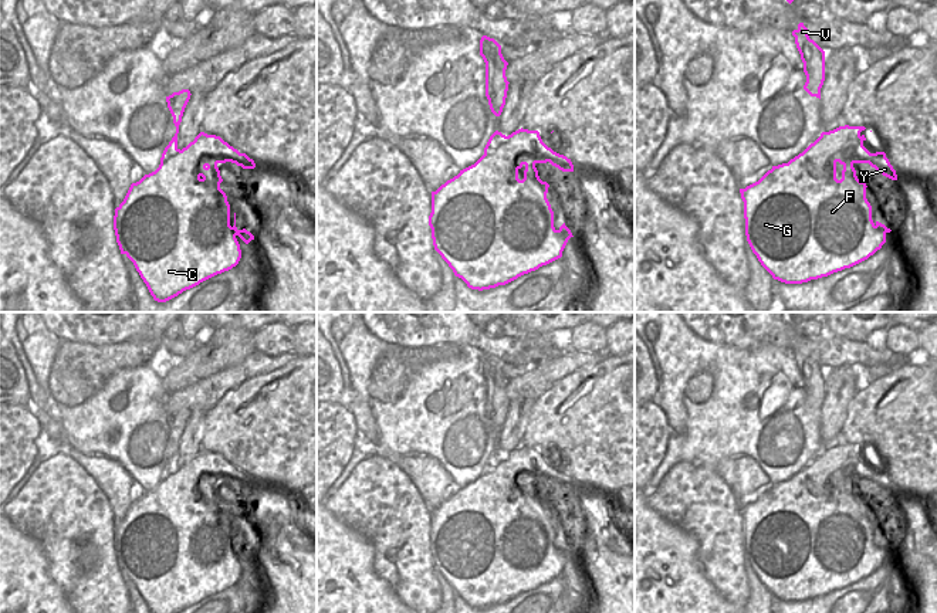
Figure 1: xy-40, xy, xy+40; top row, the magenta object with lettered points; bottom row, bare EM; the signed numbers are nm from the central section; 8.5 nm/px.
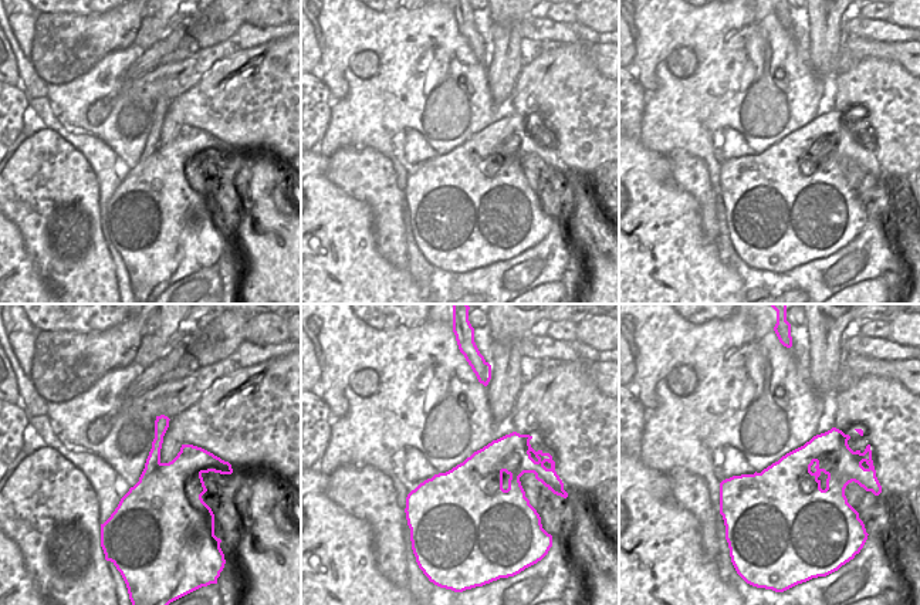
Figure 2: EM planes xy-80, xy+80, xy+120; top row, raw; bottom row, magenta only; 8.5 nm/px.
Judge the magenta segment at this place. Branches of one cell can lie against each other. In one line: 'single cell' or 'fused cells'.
fused cells

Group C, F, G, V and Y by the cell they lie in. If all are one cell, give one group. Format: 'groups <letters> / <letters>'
groups C F G Y / V

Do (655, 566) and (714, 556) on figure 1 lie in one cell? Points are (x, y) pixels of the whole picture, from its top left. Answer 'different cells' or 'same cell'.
different cells

